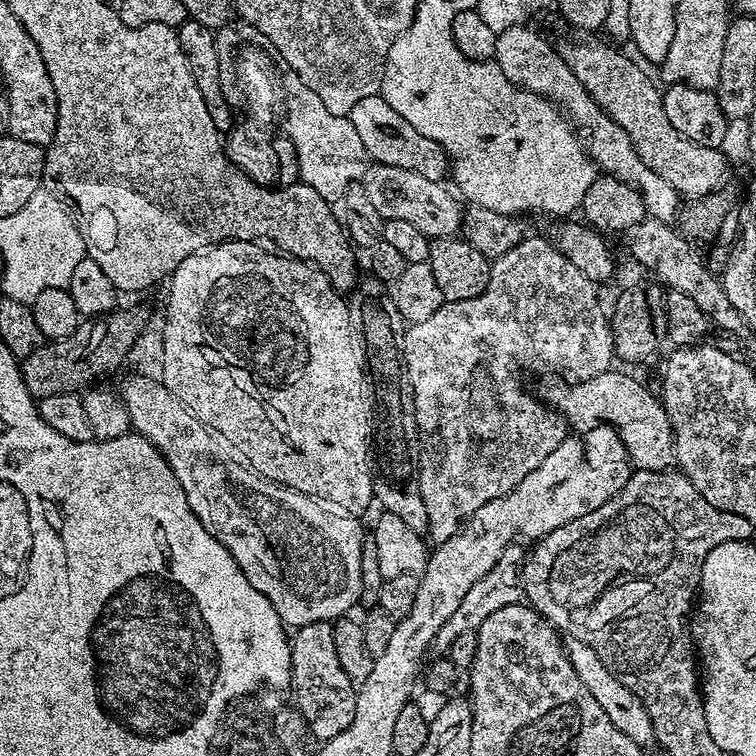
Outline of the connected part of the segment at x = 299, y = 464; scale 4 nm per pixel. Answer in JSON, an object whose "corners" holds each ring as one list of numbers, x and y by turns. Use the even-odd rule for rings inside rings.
{"corners":[[226,240,183,260,172,272,166,287,168,309,164,312,164,349,160,352,160,372,158,371,159,379,164,381,166,390,170,390,170,394,174,394,174,398,178,398,178,402,189,408,206,427,219,434,225,445,235,449,248,467,260,476,312,496,333,509,363,517,364,511,374,504,370,455,374,401,364,367,364,351,354,334,354,326,350,326,348,301,333,288,326,274,322,274,319,268,306,260,297,260,295,256,269,250,259,243]]}

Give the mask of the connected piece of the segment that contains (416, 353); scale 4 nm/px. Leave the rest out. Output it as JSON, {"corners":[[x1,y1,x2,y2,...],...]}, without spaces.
{"corners":[[531,236,491,261,490,282,478,298,447,301,426,322,408,324,404,329,404,373,414,394,414,418,420,443,420,489,426,505,427,535,433,536,436,544,453,536,478,506,510,494,569,435,564,417,547,403,536,401,520,385,516,373,520,360,536,348,536,356,542,363,573,376,568,378,576,382,609,371,614,364,610,316,600,305,597,281,586,278,566,254,557,250,551,239]]}

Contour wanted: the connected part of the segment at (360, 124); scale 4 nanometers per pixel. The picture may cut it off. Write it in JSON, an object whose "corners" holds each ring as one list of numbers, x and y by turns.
{"corners":[[377,94,370,98,362,98,354,110,347,114,348,121,354,126,362,146,366,146,369,161,386,166,399,166,402,170,414,170,414,174,422,174,422,178,443,181,450,172,448,155,442,150,434,138,426,138,426,134,418,134,398,110,394,110,384,101,383,95]]}

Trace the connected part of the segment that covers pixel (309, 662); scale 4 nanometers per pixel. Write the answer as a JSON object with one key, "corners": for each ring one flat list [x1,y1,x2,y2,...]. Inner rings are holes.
{"corners":[[327,620,310,622,310,626,295,629,290,636,292,691,294,702,307,731,317,741,338,738,350,722,354,722,357,687,346,676,334,644,334,628]]}

